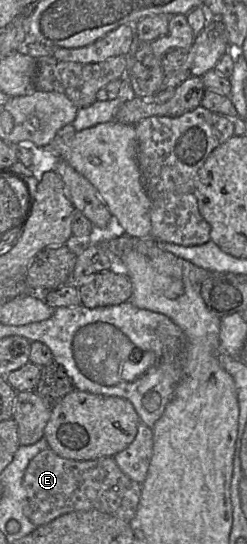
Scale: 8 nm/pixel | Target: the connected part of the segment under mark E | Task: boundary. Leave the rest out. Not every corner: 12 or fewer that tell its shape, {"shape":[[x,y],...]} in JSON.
{"shape":[[50,448],[29,462],[25,515],[36,526],[72,511],[130,522],[141,484],[113,457]]}

